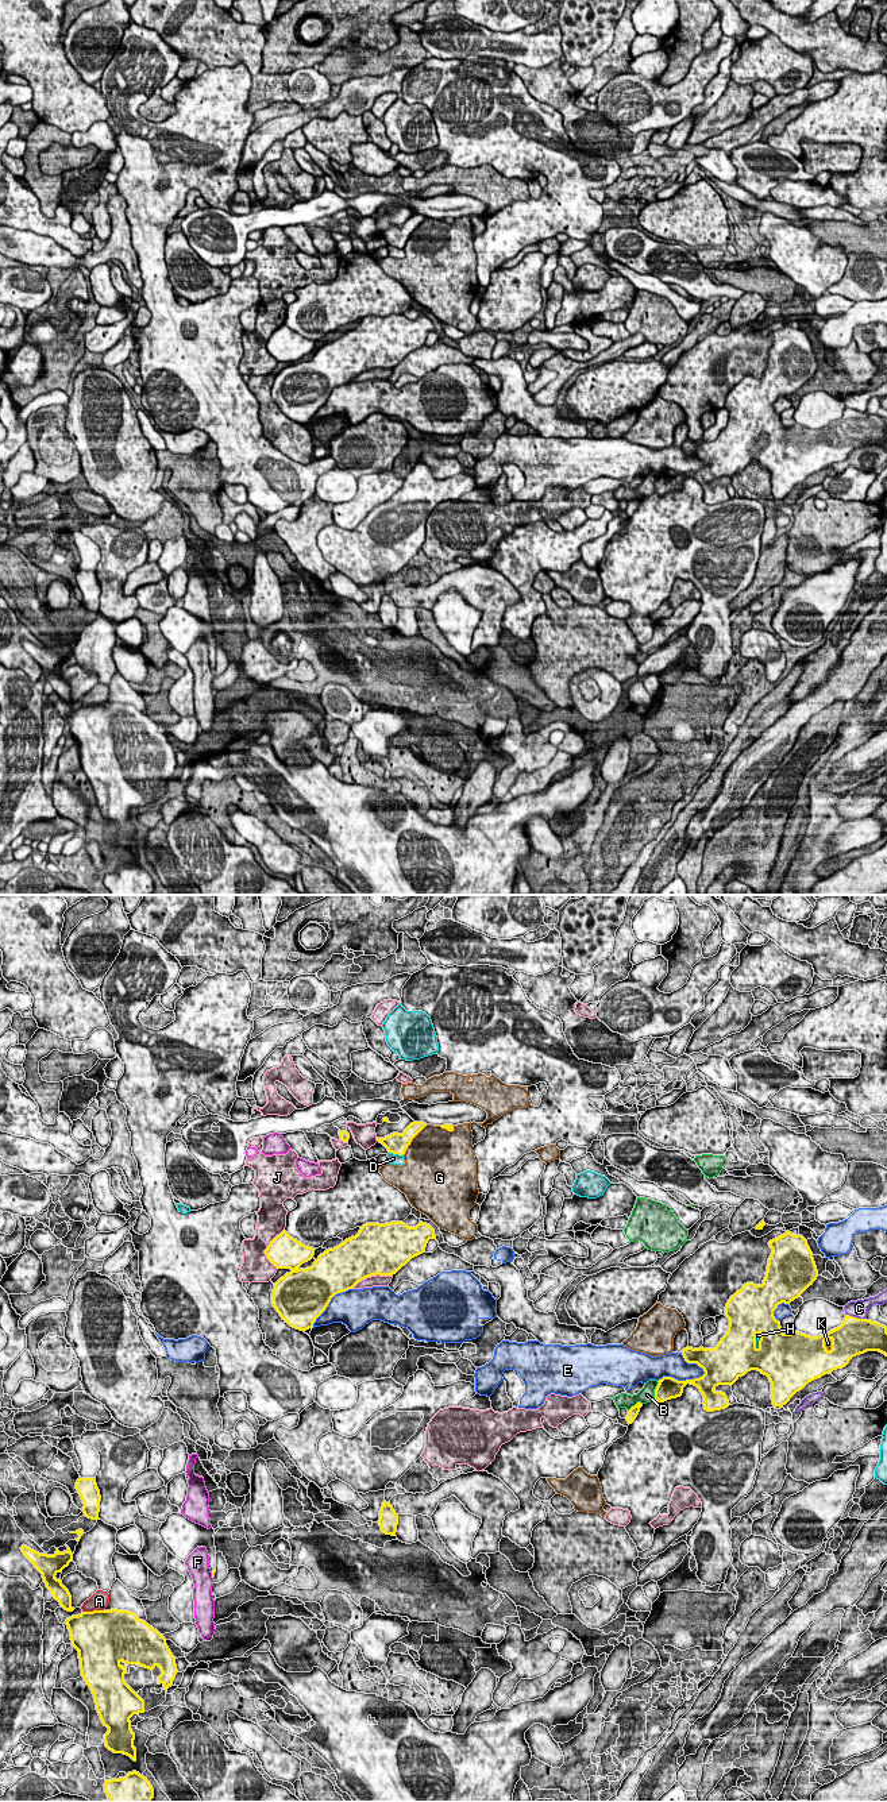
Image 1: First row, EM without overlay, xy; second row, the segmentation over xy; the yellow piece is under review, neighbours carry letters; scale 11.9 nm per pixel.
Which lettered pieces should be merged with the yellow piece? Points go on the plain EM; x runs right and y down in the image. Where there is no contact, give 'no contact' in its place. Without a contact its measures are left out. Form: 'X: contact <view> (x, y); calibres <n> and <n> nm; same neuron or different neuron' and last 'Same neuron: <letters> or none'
A: contact xy (92, 705); calibres 550 and 220 nm; different neuron
B: contact xy (655, 483); calibres 260 and 190 nm; different neuron
C: contact xy (856, 411); calibres 440 and 200 nm; different neuron
D: contact xy (396, 246); calibres 260 and 130 nm; different neuron
E: contact xy (681, 474); calibres 260 and 280 nm; different neuron
F: contact xy (212, 668); calibres 50 and 280 nm; different neuron
G: contact xy (412, 231); calibres 260 and 480 nm; different neuron
H: contact xy (759, 433); calibres 460 and 60 nm; same neuron
J: contact xy (266, 342); calibres 400 and 340 nm; different neuron
K: contact xy (832, 438); calibres 400 and 100 nm; same neuron
Same neuron: H, K

